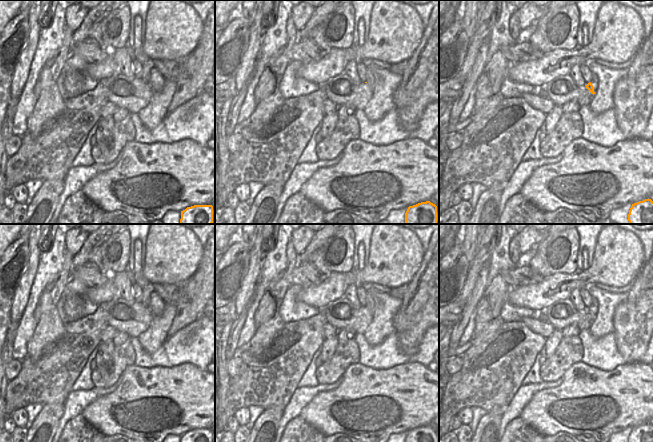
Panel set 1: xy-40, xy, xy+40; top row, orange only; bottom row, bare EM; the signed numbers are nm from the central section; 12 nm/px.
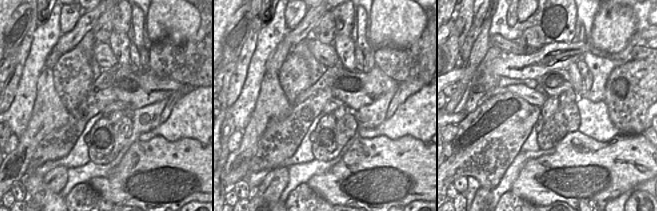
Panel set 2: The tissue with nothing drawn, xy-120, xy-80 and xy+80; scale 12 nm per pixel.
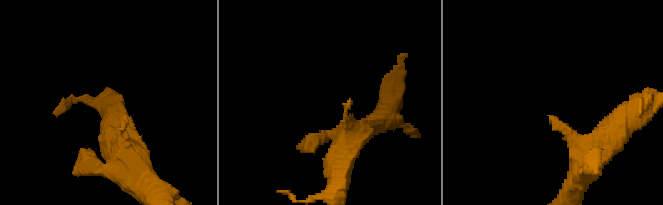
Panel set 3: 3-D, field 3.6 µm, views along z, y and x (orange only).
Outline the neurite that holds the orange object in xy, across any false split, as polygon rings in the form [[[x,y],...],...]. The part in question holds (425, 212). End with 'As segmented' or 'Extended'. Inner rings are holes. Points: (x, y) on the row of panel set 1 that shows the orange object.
[[[430,201],[409,206],[405,213],[406,224],[437,224],[437,206]]]. As segmented

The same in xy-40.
[[[194,205],[181,211],[180,224],[212,224],[213,206]]]. As segmented

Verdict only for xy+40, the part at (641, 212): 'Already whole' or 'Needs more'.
Already whole

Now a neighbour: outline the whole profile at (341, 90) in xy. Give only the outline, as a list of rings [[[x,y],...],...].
[[[345,73],[319,86],[325,90],[328,100],[338,106],[352,105],[356,110],[364,110],[373,95],[373,89],[365,82],[354,83]]]

